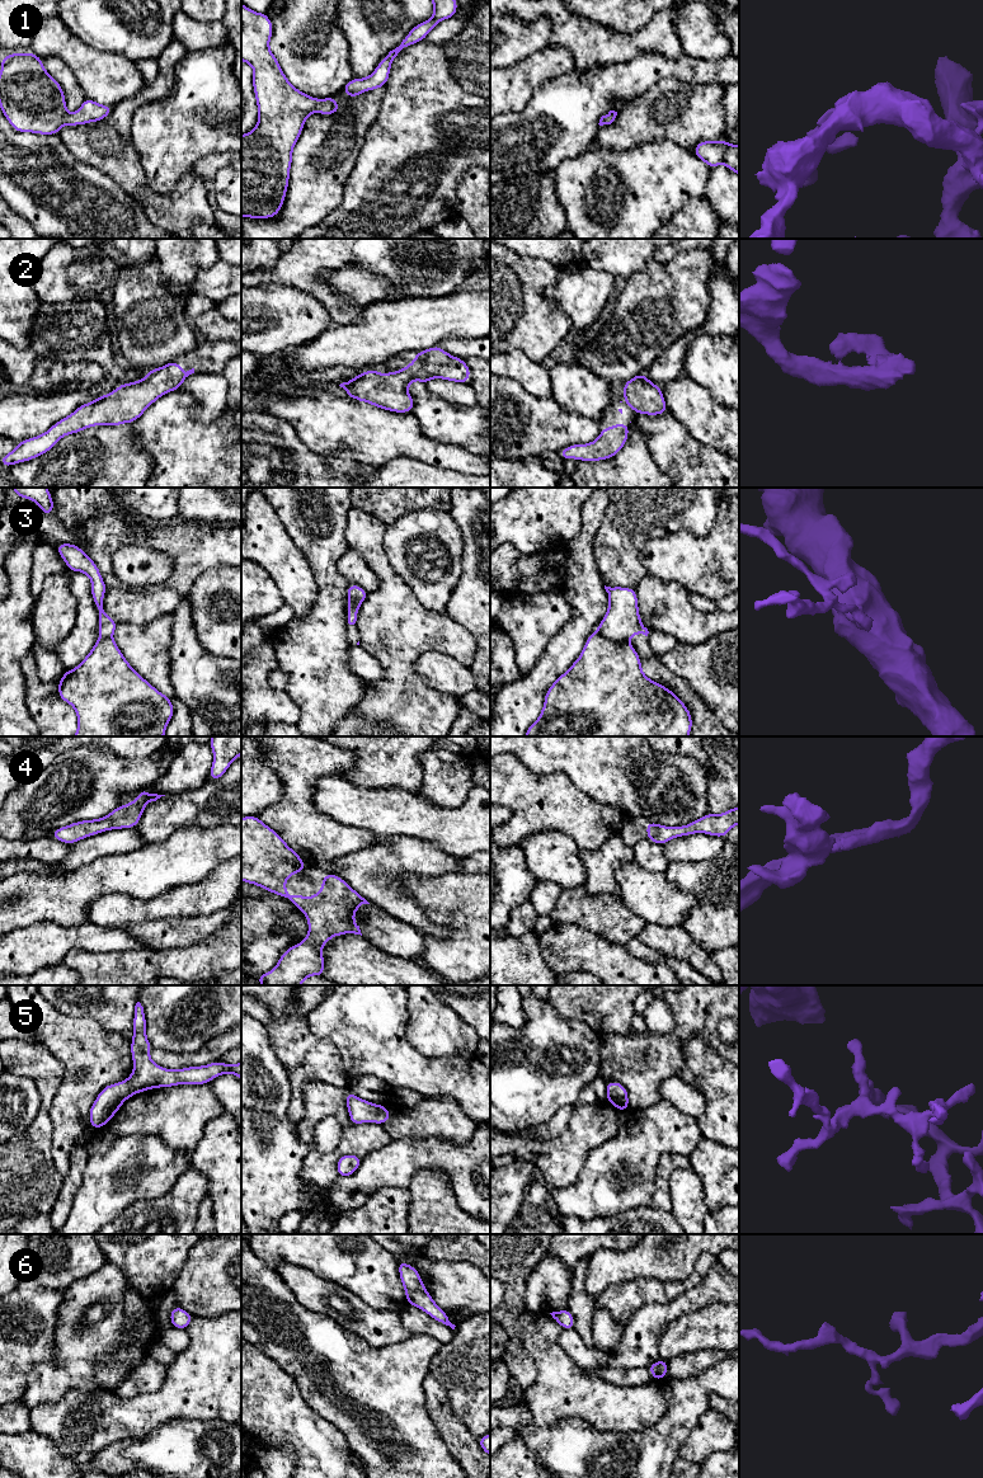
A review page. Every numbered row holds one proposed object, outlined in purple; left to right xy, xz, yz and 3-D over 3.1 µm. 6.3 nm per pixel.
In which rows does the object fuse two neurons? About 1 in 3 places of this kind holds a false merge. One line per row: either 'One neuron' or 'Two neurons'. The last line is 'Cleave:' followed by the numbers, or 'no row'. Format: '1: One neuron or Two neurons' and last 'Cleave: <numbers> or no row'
1: One neuron
2: One neuron
3: Two neurons
4: One neuron
5: One neuron
6: One neuron
Cleave: 3

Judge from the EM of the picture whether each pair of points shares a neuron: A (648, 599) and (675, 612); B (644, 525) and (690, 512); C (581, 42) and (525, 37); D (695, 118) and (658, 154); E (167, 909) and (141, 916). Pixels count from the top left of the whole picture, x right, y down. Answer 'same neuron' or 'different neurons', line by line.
A: same neuron
B: same neuron
C: different neurons
D: different neurons
E: same neuron

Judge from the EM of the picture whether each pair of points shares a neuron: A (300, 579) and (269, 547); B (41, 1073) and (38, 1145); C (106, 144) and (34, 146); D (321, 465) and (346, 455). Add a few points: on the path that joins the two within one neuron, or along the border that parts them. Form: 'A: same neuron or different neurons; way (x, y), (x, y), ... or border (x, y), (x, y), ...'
A: same neuron; way (292, 573), (277, 555)
B: same neuron; way (46, 1091), (41, 1128)
C: different neurons; border (57, 133), (62, 144), (86, 165)
D: same neuron; way (328, 465), (335, 465), (339, 461)

